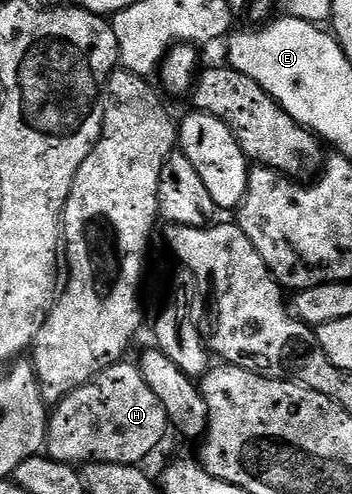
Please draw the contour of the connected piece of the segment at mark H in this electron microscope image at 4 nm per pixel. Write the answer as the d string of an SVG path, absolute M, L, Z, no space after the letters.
M130 360L117 362L99 374L88 384L76 388L62 402L53 407L48 418L45 449L49 457L57 462L89 464L92 462L119 462L125 466L145 463L145 458L162 442L168 431L168 419L164 404L152 392L148 380L144 380L141 369Z

